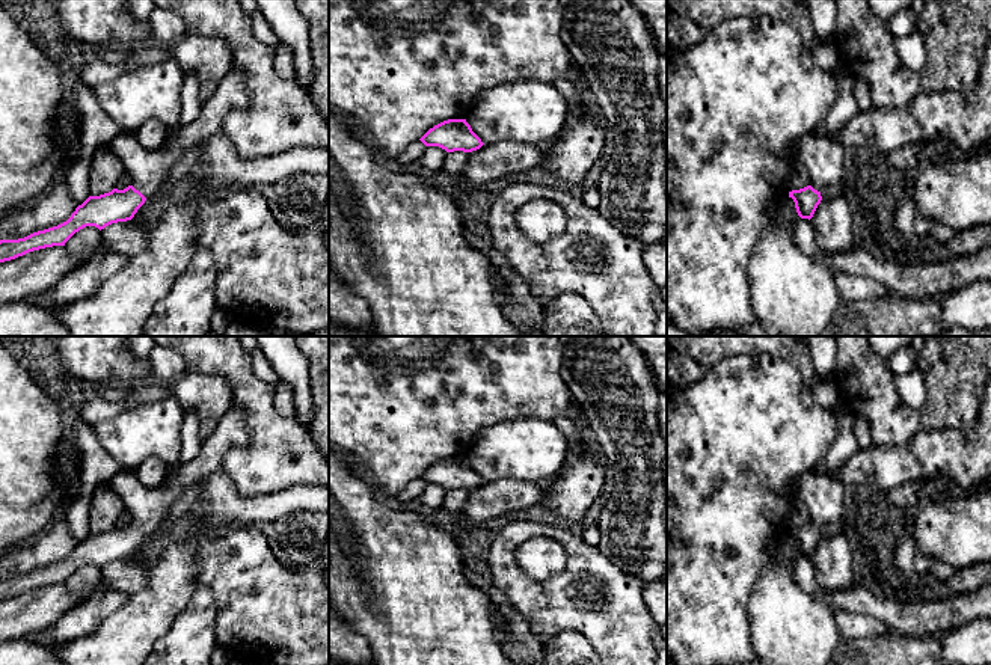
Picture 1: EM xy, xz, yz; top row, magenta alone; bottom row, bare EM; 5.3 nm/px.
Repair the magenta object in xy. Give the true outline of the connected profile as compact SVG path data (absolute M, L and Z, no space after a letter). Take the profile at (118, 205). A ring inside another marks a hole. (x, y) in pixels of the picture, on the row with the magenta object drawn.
M231 69L216 92L202 103L196 119L181 128L172 145L149 151L139 143L133 133L118 134L109 146L121 158L131 184L124 190L113 188L100 196L89 196L66 222L57 226L18 240L0 240L0 262L33 250L65 246L75 232L86 226L101 231L112 223L131 220L146 198L160 188L183 152L223 131L223 116L231 110L244 109L247 103L246 77L238 69Z

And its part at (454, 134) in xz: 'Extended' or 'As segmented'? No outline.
As segmented

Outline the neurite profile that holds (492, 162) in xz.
M499 142L468 152L463 175L475 184L487 184L504 176L538 167L543 152L537 145Z

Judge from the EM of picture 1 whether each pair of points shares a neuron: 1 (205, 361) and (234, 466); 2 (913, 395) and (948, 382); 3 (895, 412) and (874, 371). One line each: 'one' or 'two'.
1: one
2: two
3: one

